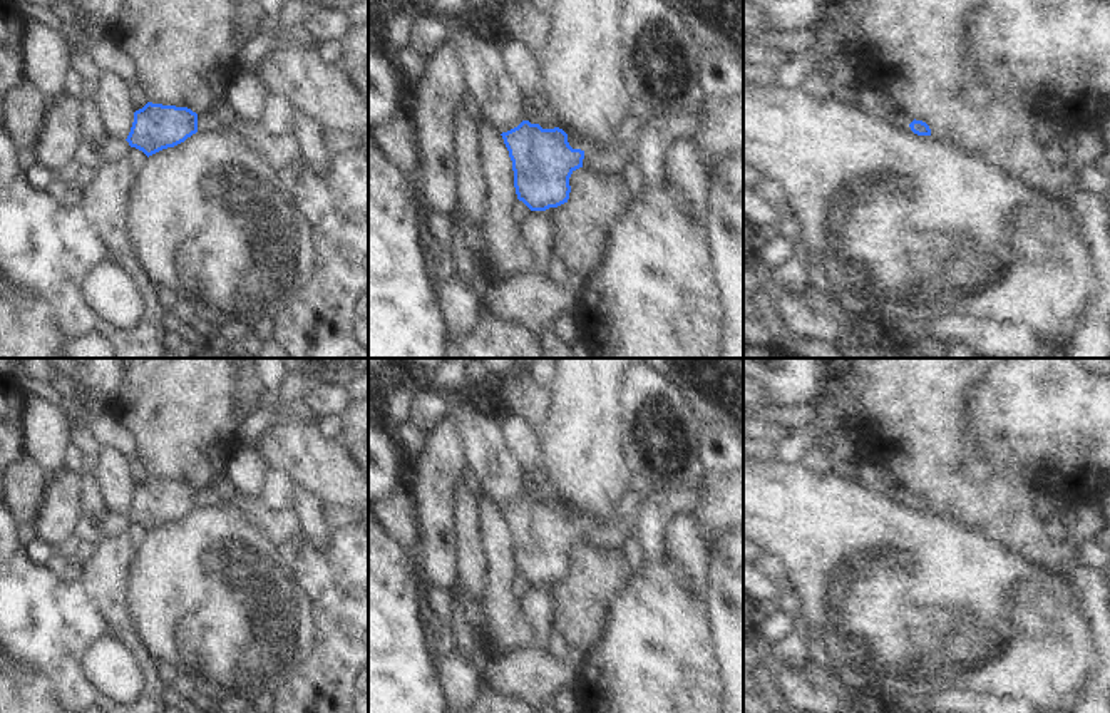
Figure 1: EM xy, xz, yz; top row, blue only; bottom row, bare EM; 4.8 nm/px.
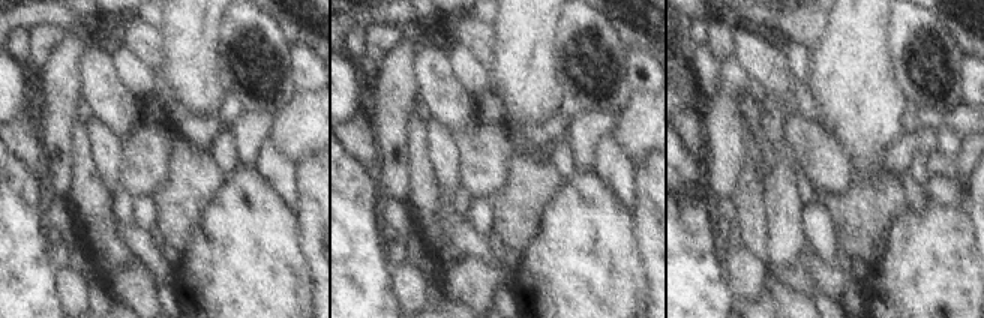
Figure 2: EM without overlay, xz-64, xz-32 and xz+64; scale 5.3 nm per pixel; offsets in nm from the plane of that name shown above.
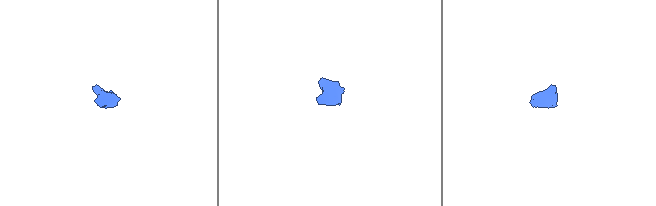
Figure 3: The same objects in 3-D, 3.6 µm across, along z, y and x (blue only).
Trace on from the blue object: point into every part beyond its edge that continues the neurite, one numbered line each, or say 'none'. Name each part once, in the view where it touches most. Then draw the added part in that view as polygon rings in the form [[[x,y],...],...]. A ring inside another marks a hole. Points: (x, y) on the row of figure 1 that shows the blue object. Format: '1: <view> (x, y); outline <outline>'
1: xz (610, 159); outline [[[578,134],[568,136],[573,149],[584,152],[583,166],[599,174],[621,174],[624,162],[633,156],[631,144],[609,142],[598,147]]]

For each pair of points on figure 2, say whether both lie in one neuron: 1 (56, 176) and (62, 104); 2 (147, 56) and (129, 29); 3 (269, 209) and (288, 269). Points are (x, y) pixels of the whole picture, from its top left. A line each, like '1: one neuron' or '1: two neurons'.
1: one neuron
2: one neuron
3: one neuron

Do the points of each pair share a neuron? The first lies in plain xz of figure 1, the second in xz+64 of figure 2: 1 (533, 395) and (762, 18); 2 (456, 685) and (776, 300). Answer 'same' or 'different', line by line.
1: same
2: different

